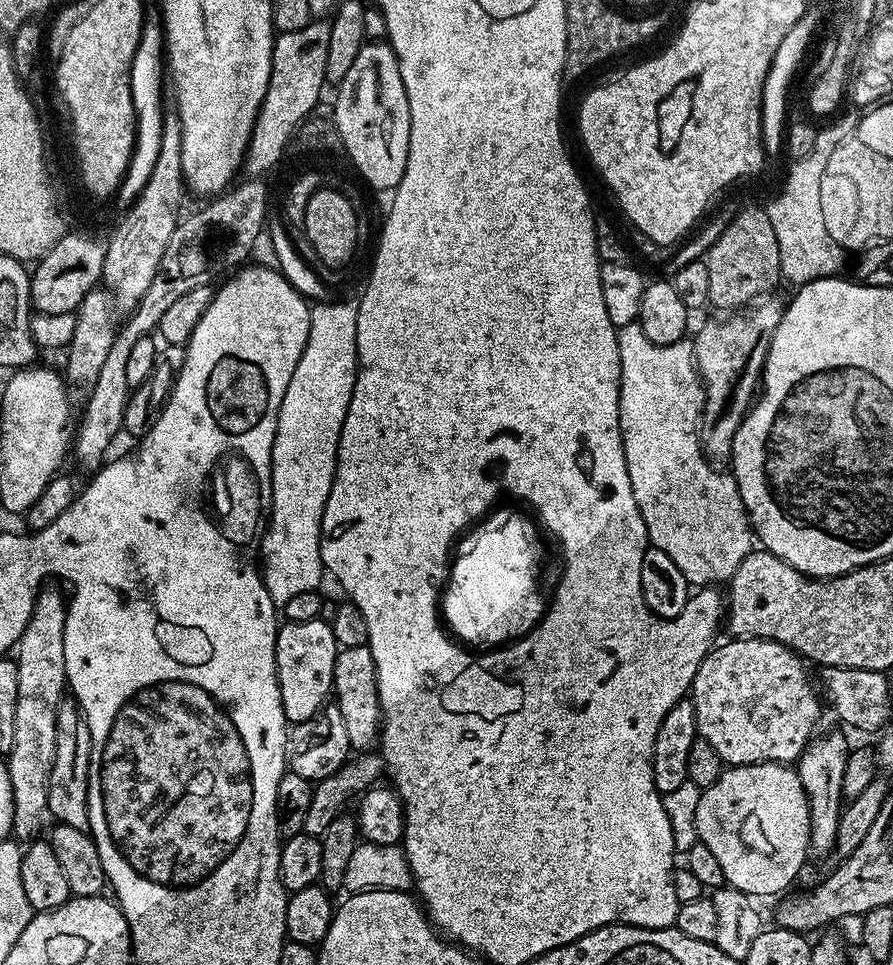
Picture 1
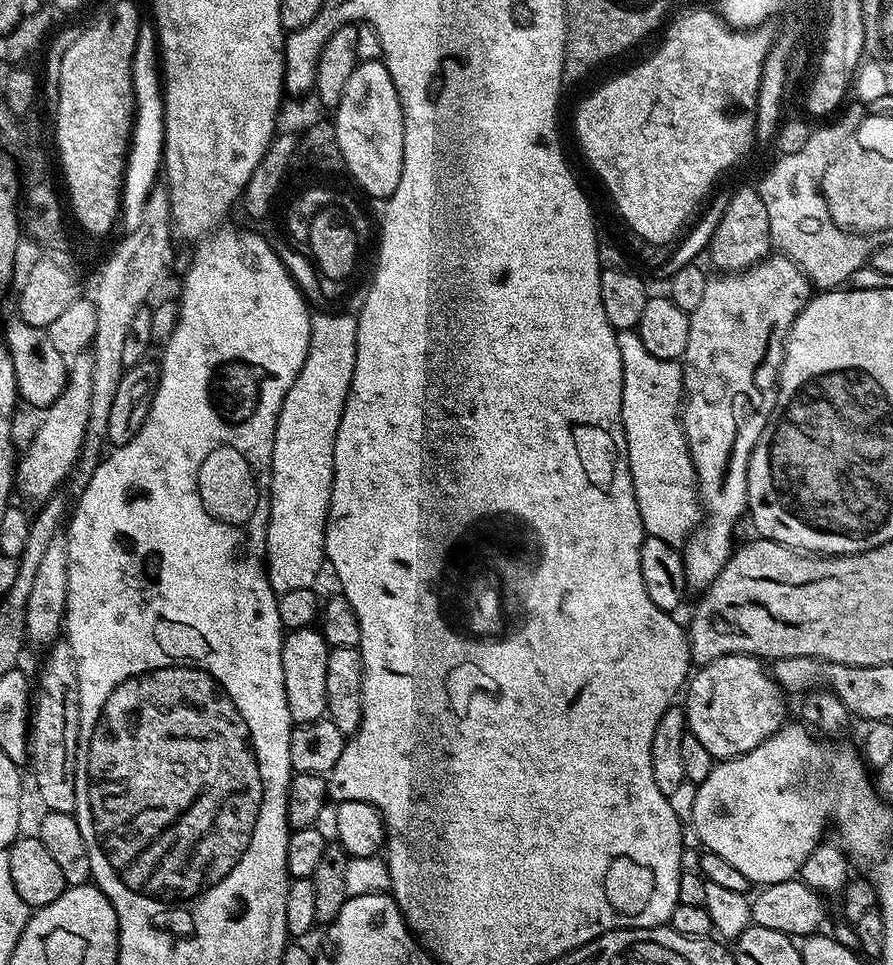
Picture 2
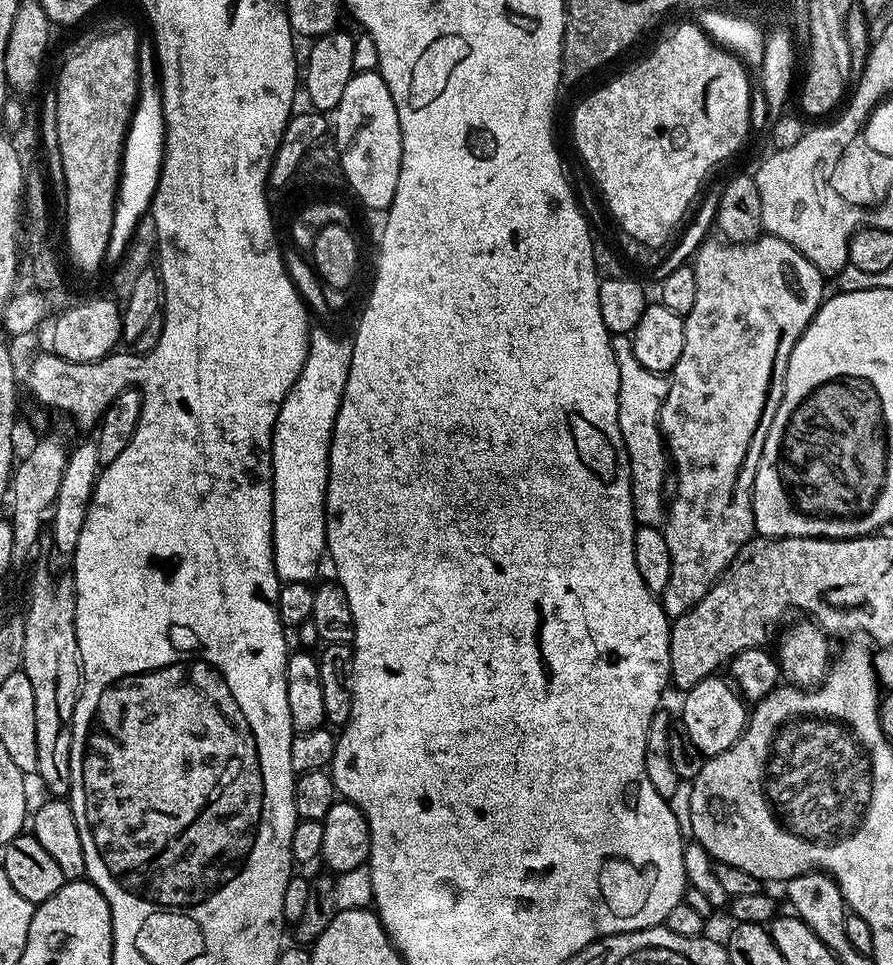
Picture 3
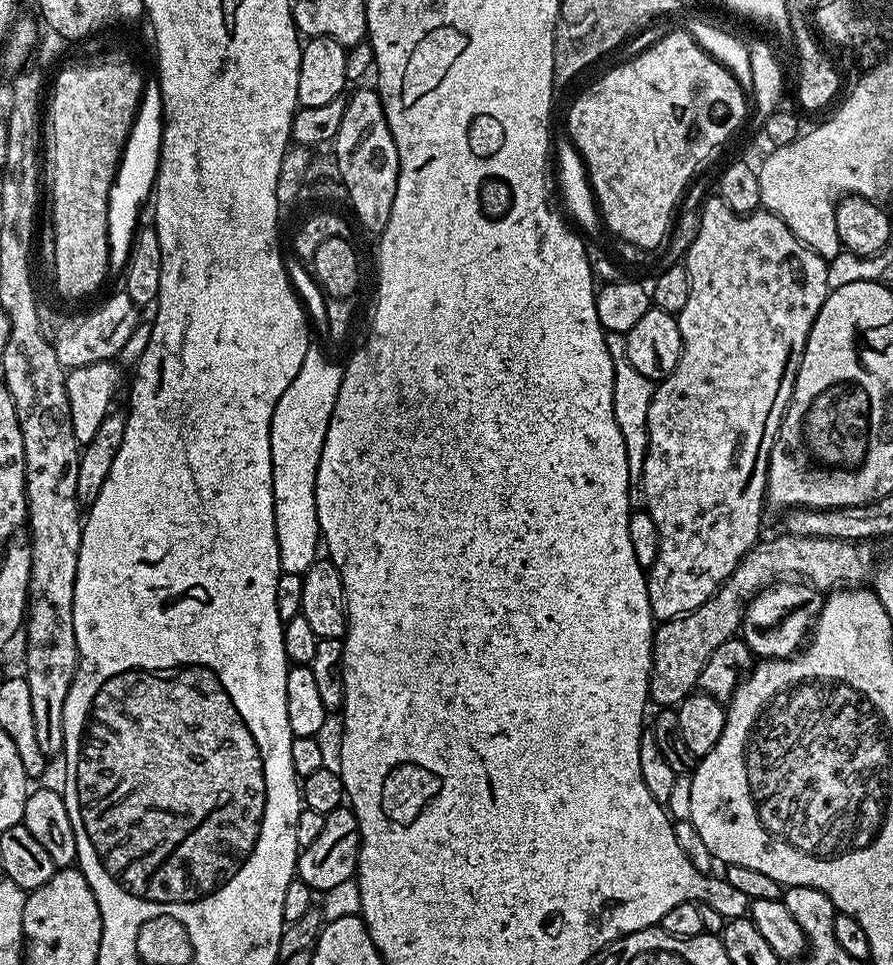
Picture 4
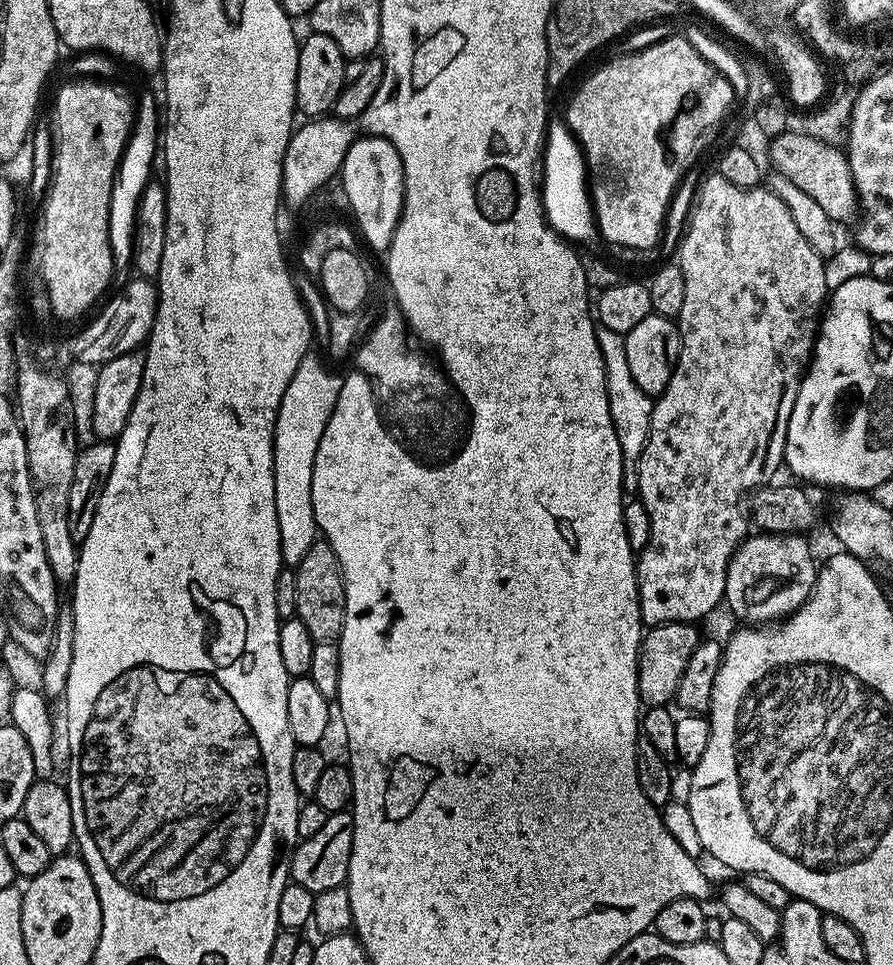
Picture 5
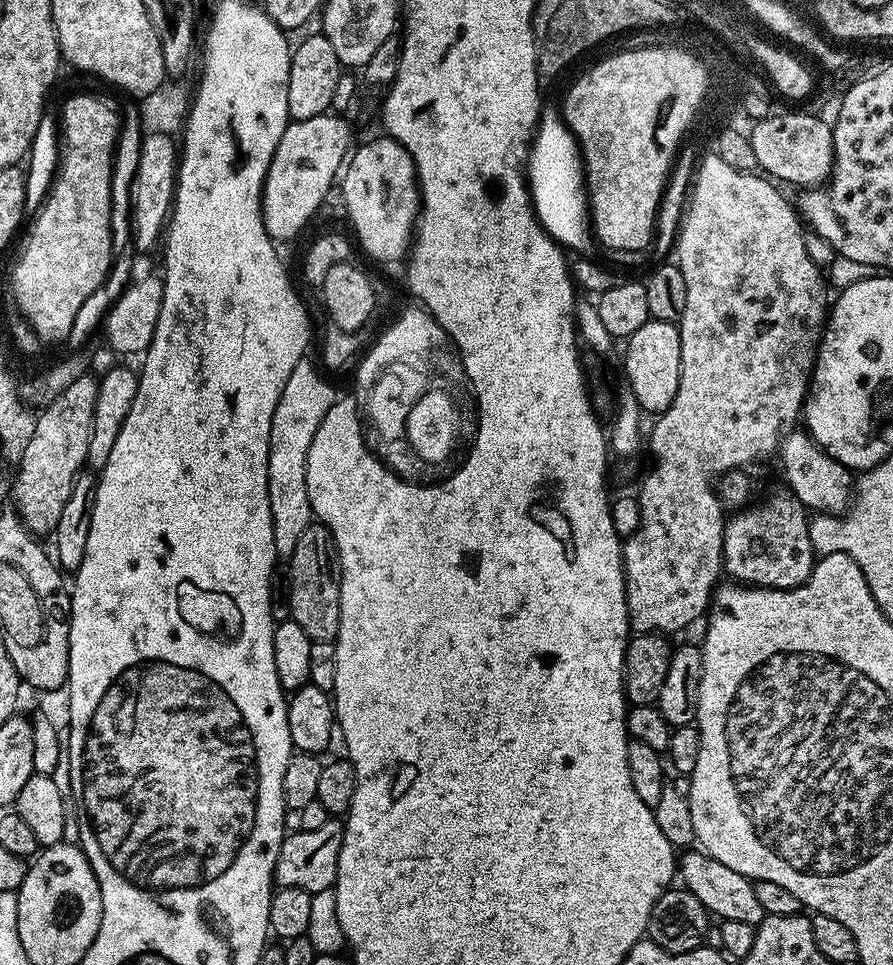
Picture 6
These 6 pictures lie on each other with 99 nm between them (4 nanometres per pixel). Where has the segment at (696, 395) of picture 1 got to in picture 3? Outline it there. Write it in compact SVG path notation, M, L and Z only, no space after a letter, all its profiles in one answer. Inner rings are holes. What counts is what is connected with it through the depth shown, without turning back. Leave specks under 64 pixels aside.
M631 335L612 336L614 358L618 362L618 430L622 430L622 442L628 455L628 469L632 475L632 517L637 525L660 528L666 519L666 492L664 479L670 476L670 457L660 433L660 411L668 393L669 377L646 370L638 358L634 358Z

